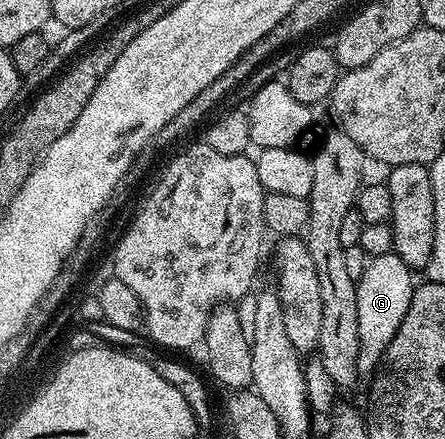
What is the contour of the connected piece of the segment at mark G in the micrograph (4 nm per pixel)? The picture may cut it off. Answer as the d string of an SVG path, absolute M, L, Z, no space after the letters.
M392 251L379 254L368 261L362 276L357 281L357 306L359 310L359 362L358 373L372 373L381 363L381 356L391 346L391 338L395 338L395 330L403 323L407 315L407 306L411 306L411 298L415 287L414 269L409 268Z

